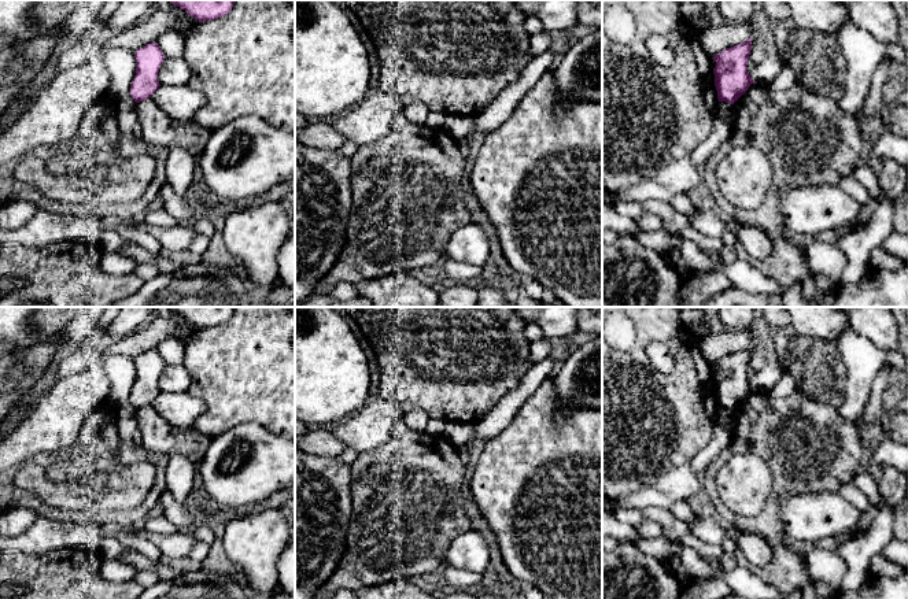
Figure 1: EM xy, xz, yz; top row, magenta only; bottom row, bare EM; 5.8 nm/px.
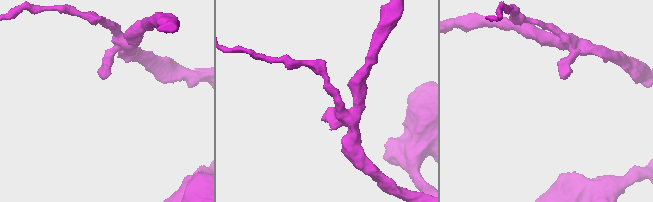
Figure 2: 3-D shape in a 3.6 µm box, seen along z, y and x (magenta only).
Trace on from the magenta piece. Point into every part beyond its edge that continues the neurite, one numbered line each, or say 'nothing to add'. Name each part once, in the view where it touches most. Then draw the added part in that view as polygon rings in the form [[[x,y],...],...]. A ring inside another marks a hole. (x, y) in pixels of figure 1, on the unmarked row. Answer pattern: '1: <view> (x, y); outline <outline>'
nothing to add

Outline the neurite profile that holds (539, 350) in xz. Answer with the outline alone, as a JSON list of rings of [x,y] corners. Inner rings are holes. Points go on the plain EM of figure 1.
[[[546,337],[531,344],[529,359],[532,363],[536,363],[545,358],[549,358],[551,345]]]

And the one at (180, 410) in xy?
[[[188,392],[159,393],[151,404],[171,428],[192,428],[204,411],[204,403]]]

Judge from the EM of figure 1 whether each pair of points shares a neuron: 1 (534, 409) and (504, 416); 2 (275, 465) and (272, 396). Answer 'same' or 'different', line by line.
1: different
2: different

